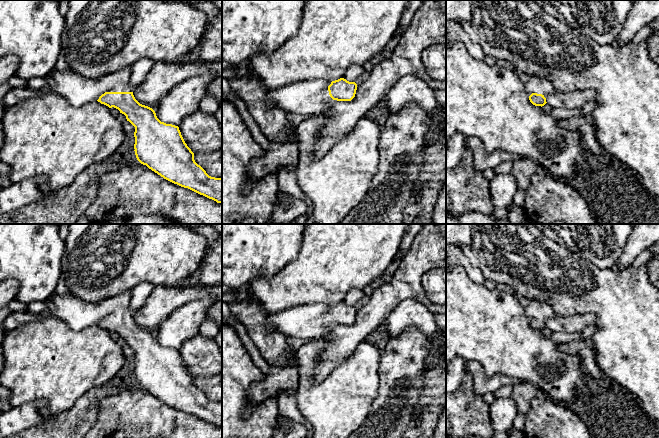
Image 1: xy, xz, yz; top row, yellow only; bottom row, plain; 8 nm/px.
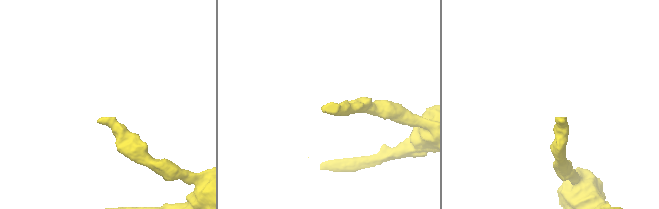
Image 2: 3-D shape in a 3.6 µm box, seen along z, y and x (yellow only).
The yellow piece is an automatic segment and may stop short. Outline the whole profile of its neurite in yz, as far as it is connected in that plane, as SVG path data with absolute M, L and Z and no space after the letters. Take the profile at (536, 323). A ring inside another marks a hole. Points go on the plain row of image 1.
M532 300L527 308L527 318L530 326L535 330L544 330L549 318L556 316L552 303Z

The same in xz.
M344 302L335 305L311 303L281 310L267 317L267 324L287 338L311 341L320 338L332 326L351 325L357 308Z

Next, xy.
M131 291L88 304L71 292L53 293L46 311L76 331L98 325L118 333L135 351L134 375L141 388L174 408L222 428L222 402L209 400L195 386L178 350L161 346L152 332L135 323L130 304Z

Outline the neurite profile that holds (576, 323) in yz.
M576 314L572 316L556 315L546 322L547 328L553 332L581 332L586 327L595 323L596 317L593 314Z

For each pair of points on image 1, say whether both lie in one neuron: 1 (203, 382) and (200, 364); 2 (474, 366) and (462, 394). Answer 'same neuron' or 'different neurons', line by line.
1: different neurons
2: different neurons

